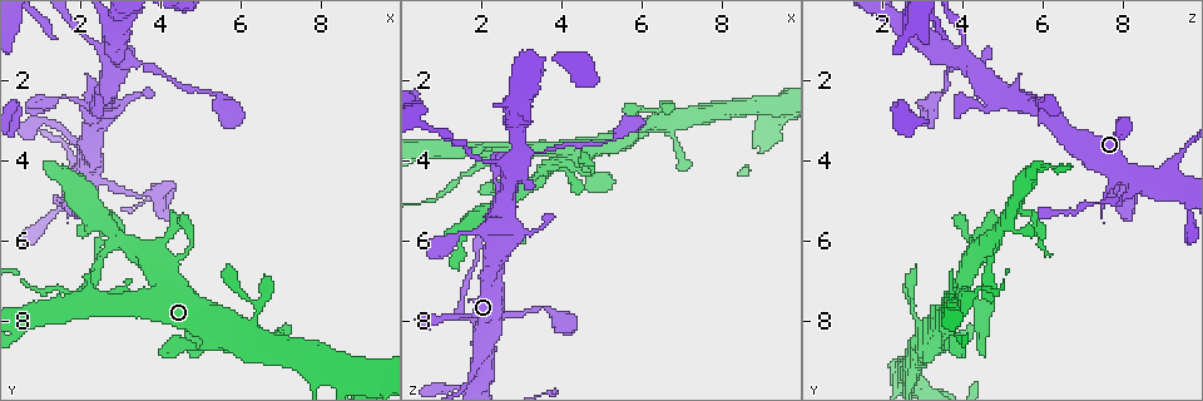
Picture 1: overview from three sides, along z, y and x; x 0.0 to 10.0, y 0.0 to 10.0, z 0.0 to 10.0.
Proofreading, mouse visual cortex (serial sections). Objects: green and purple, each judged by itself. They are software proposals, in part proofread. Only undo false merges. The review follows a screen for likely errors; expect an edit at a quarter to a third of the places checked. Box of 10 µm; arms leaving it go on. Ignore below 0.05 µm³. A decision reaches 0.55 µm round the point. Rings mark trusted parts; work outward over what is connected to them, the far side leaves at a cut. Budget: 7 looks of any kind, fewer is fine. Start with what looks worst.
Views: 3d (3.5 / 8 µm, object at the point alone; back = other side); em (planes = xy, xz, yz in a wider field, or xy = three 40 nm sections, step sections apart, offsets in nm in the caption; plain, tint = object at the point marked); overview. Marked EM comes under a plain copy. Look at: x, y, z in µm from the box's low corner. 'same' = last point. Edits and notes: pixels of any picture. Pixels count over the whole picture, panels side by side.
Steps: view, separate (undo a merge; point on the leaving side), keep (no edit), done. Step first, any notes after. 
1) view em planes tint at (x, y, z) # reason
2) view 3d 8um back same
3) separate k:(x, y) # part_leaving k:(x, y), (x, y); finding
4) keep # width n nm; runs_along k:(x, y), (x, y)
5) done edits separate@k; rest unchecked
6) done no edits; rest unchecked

view 3d 8um at (3.05, 1.50, 3.90) # looks like a crossing

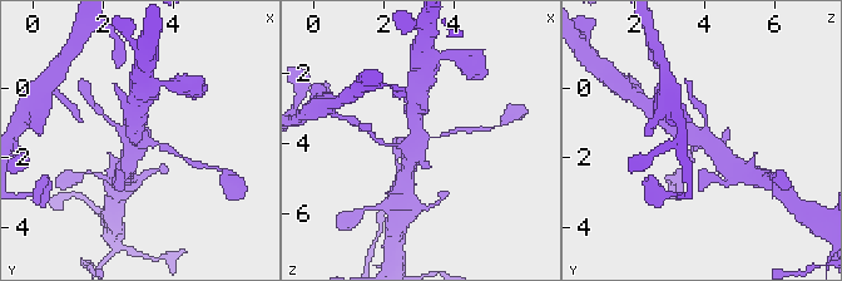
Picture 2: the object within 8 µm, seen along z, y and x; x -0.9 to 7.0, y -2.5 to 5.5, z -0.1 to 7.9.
view 3d 3.5um same

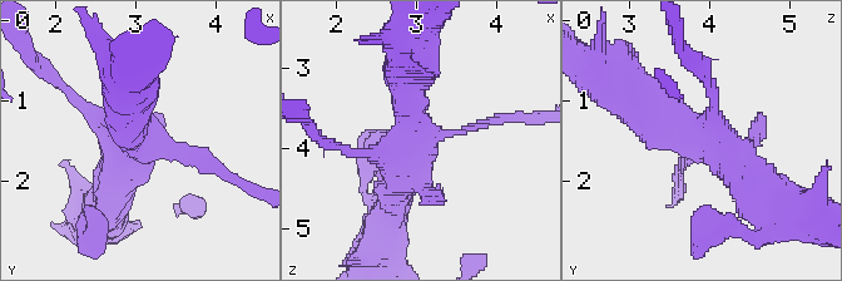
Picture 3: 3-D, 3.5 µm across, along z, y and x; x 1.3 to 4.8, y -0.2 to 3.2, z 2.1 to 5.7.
view em xy step 3 tint at (3.05, 1.55, 3.95) # shape alone is not enough

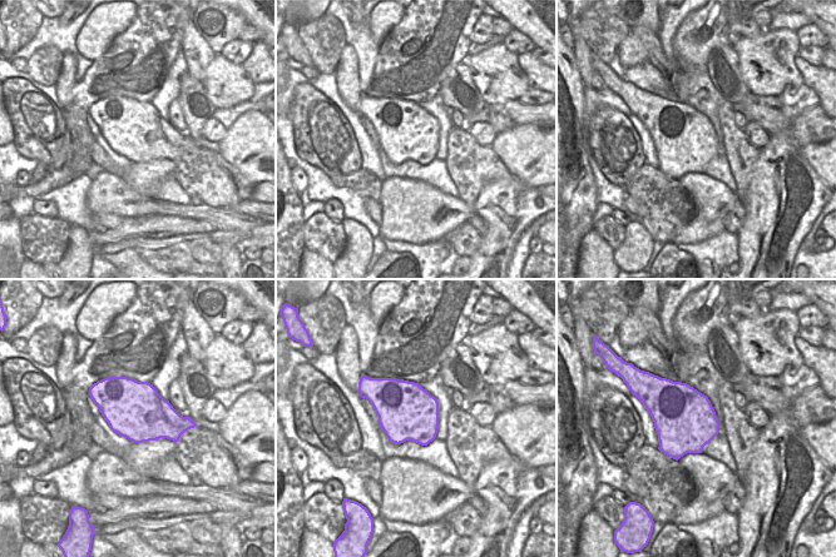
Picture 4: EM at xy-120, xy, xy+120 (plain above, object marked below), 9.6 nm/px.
keep # one cell here

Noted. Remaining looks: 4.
view 3d 3.5um at (9.10, 9.35, 2.55)

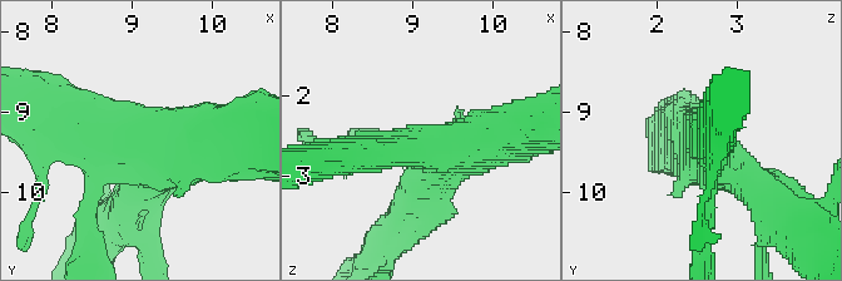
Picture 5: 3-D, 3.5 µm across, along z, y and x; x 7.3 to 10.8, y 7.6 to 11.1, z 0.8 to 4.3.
view em xy step 2 tint at (9.15, 9.35, 2.60)

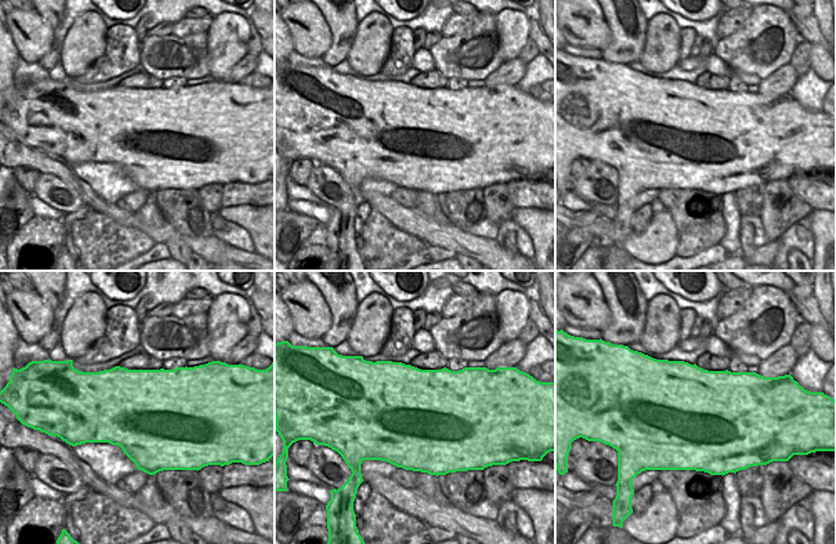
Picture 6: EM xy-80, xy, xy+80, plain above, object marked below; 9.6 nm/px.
keep # runs_along 5:(67, 119), (147, 190); one cell here

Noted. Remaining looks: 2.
done no edits; rest unchecked

